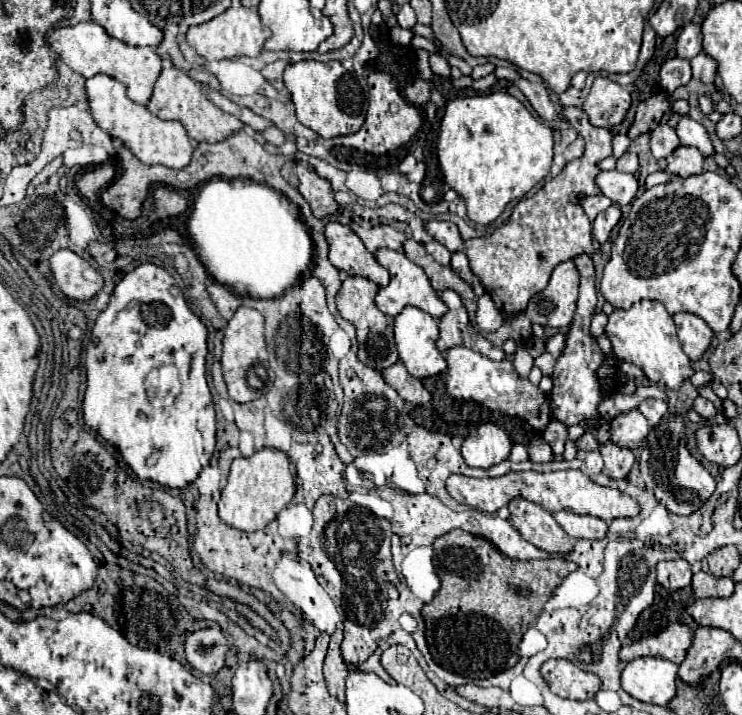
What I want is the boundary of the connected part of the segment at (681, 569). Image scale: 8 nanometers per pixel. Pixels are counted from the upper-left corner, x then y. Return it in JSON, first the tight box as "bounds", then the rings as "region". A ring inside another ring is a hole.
{"bounds":[657,559,691,591],"region":[[[685,559],[677,561],[659,561],[657,563],[657,581],[667,591],[677,591],[691,585],[691,567]]]}

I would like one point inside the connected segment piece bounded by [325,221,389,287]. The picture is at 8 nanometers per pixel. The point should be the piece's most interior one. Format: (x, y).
(346, 251)

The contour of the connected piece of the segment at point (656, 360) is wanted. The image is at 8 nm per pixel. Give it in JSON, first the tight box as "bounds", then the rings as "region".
{"bounds":[605,299,695,389],"region":[[[645,299],[637,301],[629,309],[615,309],[605,325],[605,335],[611,341],[615,357],[633,363],[645,373],[649,381],[663,383],[667,389],[679,389],[683,381],[695,373],[691,367],[691,359],[683,353],[679,345],[673,317],[659,301]]]}

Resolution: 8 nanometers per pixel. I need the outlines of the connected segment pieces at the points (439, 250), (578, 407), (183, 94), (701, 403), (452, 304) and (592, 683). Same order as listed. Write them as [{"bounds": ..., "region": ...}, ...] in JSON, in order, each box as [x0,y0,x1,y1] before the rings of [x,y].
[{"bounds":[425,241,451,265],"region":[[[429,241],[425,245],[425,249],[433,255],[433,259],[439,263],[439,265],[449,265],[449,257],[451,257],[451,251],[447,247],[443,247],[441,243],[437,241]]]},{"bounds":[549,255,605,425],"region":[[[579,255],[573,259],[577,271],[579,271],[579,299],[577,299],[577,311],[573,317],[573,323],[567,333],[567,347],[563,355],[555,363],[555,373],[553,373],[553,393],[549,395],[551,401],[551,417],[563,421],[565,425],[575,425],[585,419],[597,419],[597,405],[601,403],[601,381],[597,379],[597,369],[601,367],[605,355],[599,349],[597,341],[589,335],[589,325],[591,317],[595,313],[597,305],[597,289],[595,289],[595,271],[593,271],[593,261],[589,255]]]},{"bounds":[147,67,245,143],"region":[[[163,67],[163,71],[157,77],[153,95],[151,95],[149,103],[147,103],[147,109],[151,113],[155,113],[159,119],[175,119],[175,121],[181,121],[183,127],[187,129],[189,137],[195,139],[197,143],[199,141],[217,143],[217,141],[223,141],[231,133],[235,133],[235,131],[239,131],[239,129],[245,127],[237,117],[221,111],[215,103],[211,103],[203,95],[199,83],[195,83],[191,77],[187,77],[177,67]]]},{"bounds":[693,397,715,419],"region":[[[697,397],[697,399],[693,401],[693,409],[695,409],[701,417],[705,417],[705,419],[715,417],[715,407],[713,407],[713,403],[707,401],[707,399],[703,399],[703,397]]]},{"bounds":[437,291,505,361],"region":[[[443,291],[439,295],[439,299],[449,307],[449,311],[439,319],[439,339],[437,339],[437,349],[439,351],[447,351],[455,345],[463,345],[469,347],[473,351],[479,351],[481,355],[485,355],[491,361],[501,361],[505,359],[505,351],[501,347],[495,347],[493,343],[489,343],[471,323],[467,317],[467,311],[461,303],[461,297],[455,291]]]},{"bounds":[541,659,601,699],"region":[[[551,659],[543,663],[541,675],[549,689],[563,699],[593,699],[601,687],[599,677],[581,671],[567,659]]]}]

